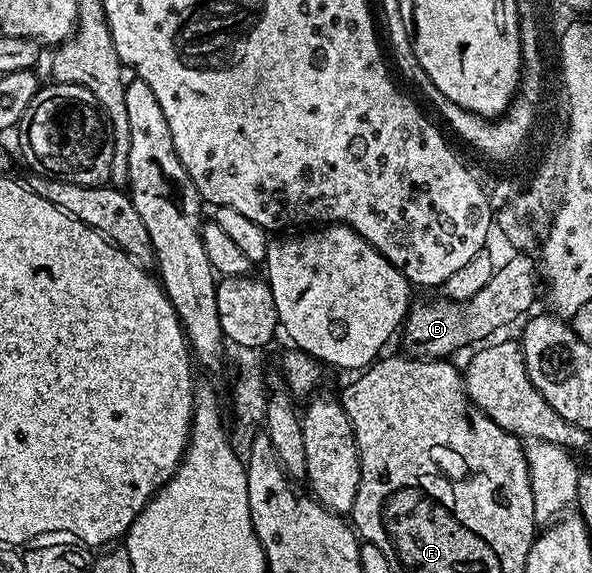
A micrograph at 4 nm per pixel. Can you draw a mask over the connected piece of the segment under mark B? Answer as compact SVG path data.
M515 252L511 254L512 258L508 260L507 263L500 265L498 269L496 269L495 275L489 280L489 284L485 284L485 288L481 288L481 292L477 292L472 298L466 299L466 300L456 300L454 298L448 298L446 296L440 296L440 298L427 298L424 300L424 302L416 301L414 305L408 309L407 317L401 327L401 338L403 334L403 346L402 349L406 351L408 355L417 357L417 358L447 358L448 356L451 356L451 353L454 352L454 350L459 350L462 348L462 346L467 346L470 344L470 342L479 342L482 343L484 340L490 339L492 336L490 334L495 334L498 332L499 329L502 328L502 326L507 326L510 324L510 322L515 322L518 320L519 317L522 319L524 315L528 313L526 312L527 309L530 308L531 305L535 302L535 297L540 297L541 294L541 270L540 267L537 265L536 259L535 262L533 259L531 259L532 255L527 252Z

